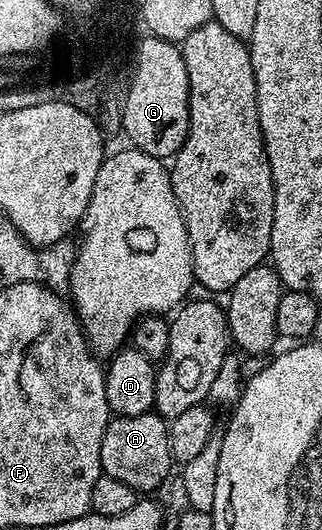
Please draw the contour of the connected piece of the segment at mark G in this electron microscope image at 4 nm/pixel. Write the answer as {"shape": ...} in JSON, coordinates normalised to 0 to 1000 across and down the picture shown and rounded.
{"shape":[[[447,70],[447,75],[422,89],[422,113],[407,113],[404,136],[398,174],[388,177],[373,209],[373,238],[382,253],[398,253],[398,262],[410,268],[401,272],[419,283],[500,304],[531,302],[559,287],[584,257],[590,206],[584,204],[584,147],[568,94],[550,83],[522,81],[509,74]]]}

